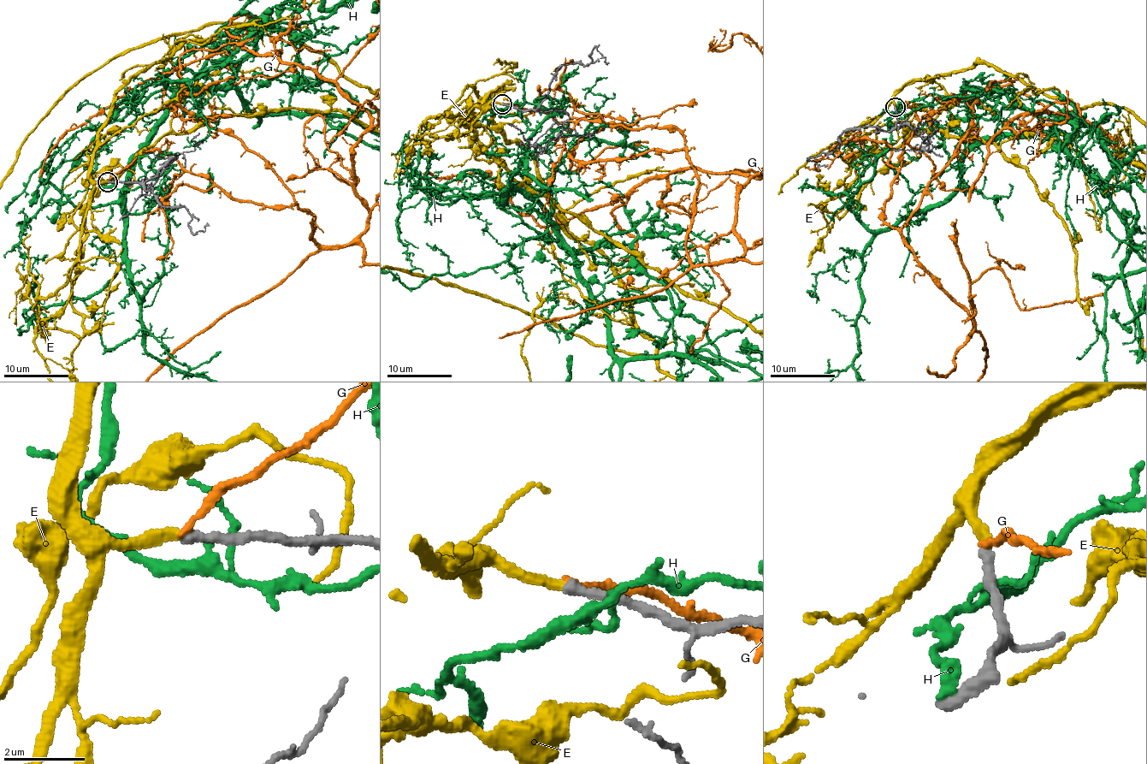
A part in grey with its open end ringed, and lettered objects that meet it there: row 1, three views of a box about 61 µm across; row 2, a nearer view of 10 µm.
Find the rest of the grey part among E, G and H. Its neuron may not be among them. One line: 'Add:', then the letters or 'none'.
Add: E

